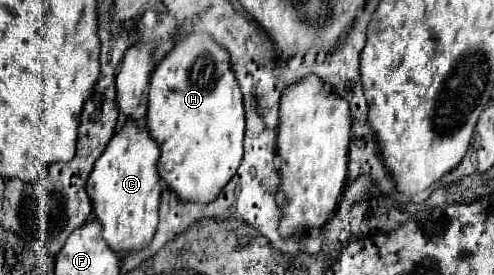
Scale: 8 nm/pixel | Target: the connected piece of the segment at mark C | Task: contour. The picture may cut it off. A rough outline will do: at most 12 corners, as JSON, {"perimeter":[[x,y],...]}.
{"perimeter":[[126,122],[86,192],[114,252],[158,226],[160,148]]}

